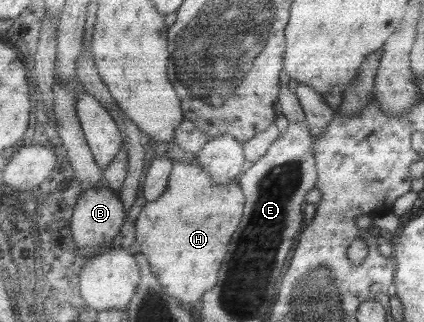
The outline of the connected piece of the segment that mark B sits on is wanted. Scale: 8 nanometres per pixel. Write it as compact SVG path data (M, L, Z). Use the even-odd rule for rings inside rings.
M106 184L82 189L73 206L69 224L71 240L78 249L78 253L84 255L82 257L90 258L102 252L103 249L108 249L112 238L119 233L120 226L125 222L125 214L116 191Z

